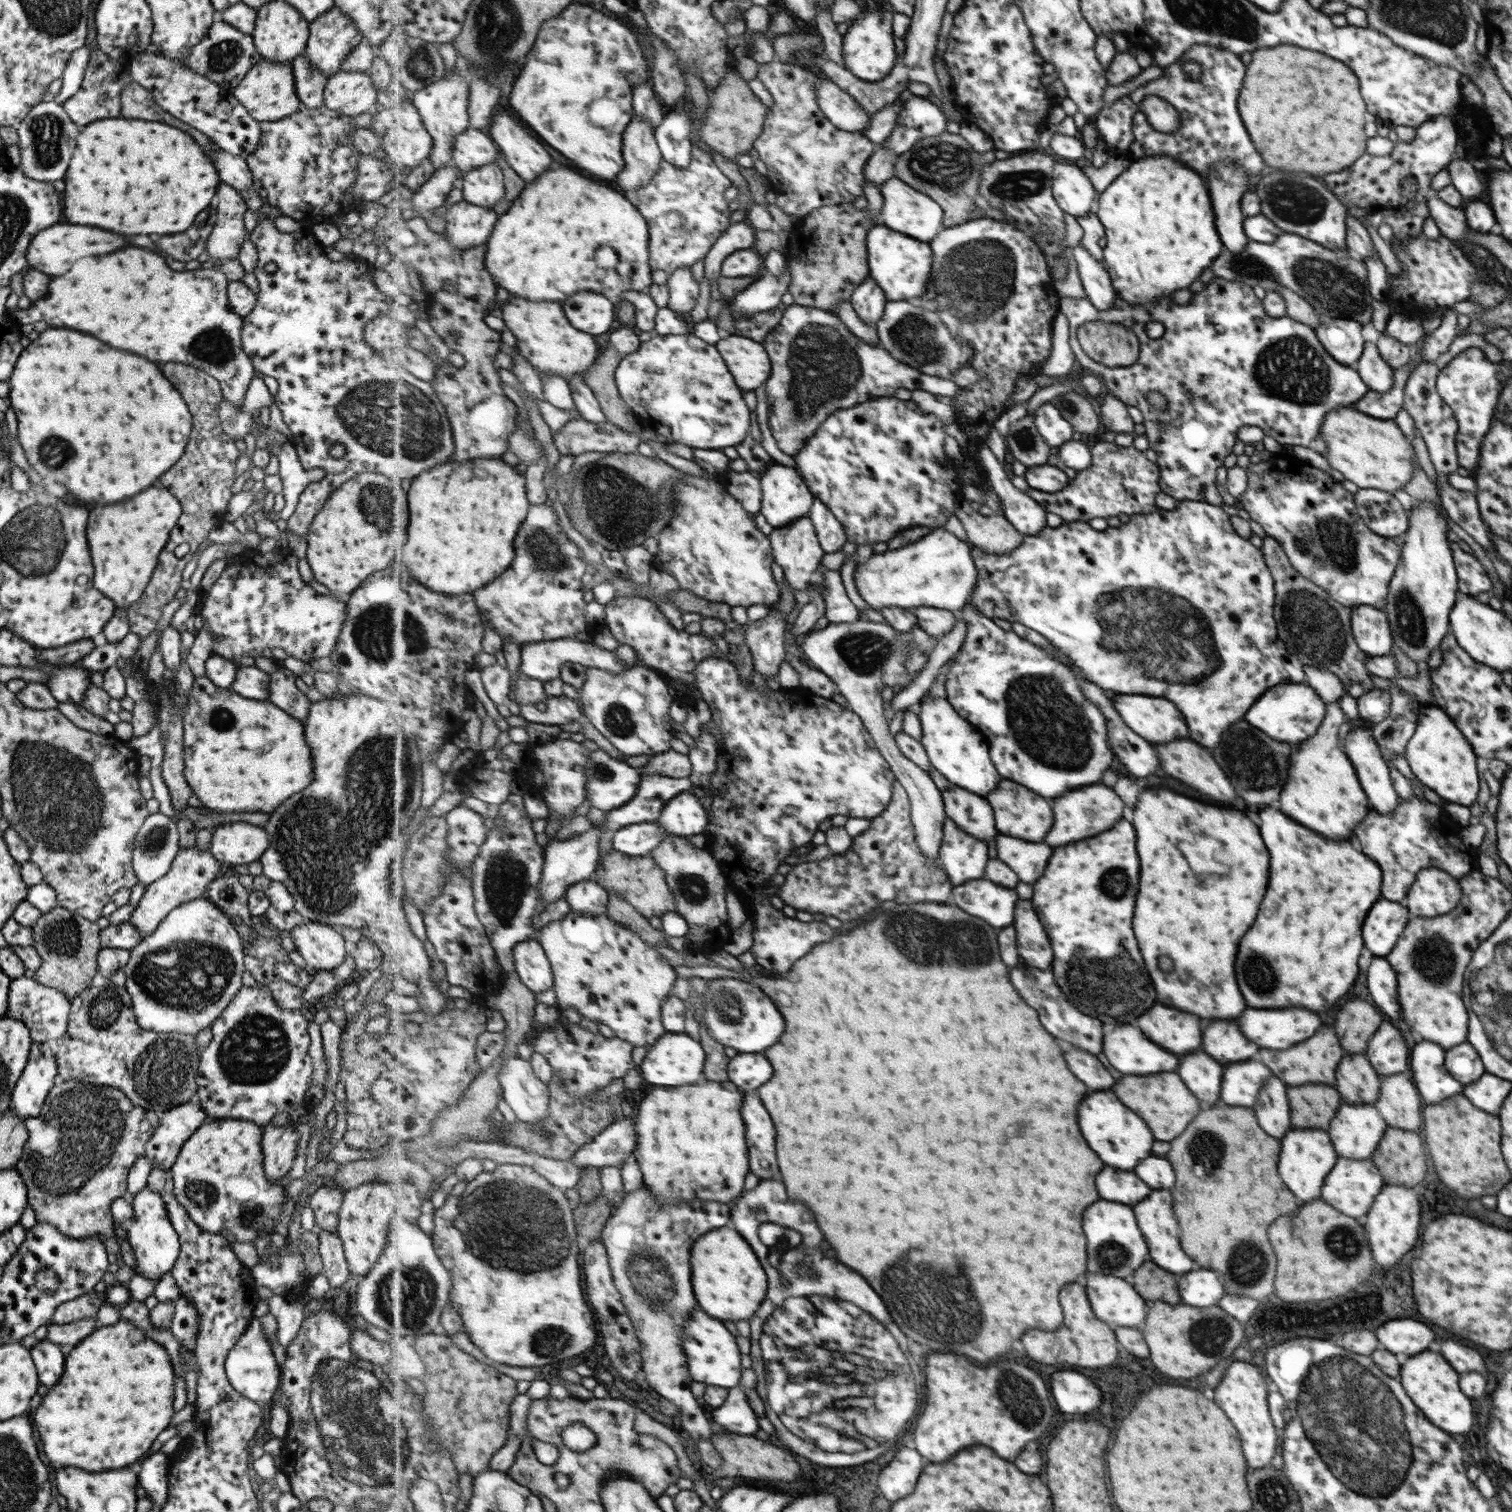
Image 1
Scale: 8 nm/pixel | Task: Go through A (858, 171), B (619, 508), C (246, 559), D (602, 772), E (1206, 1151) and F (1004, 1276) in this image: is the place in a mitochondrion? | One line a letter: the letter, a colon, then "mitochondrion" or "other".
A: other
B: mitochondrion
C: other
D: mitochondrion
E: mitochondrion
F: other

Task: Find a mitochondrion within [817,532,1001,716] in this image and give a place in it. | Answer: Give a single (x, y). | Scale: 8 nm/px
(865, 653)

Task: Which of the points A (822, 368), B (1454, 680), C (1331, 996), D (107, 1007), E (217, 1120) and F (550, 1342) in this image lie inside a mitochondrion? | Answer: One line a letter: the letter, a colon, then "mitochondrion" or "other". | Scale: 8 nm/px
A: mitochondrion
B: other
C: other
D: mitochondrion
E: other
F: mitochondrion

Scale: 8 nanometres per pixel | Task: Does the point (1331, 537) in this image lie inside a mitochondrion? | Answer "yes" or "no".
yes

